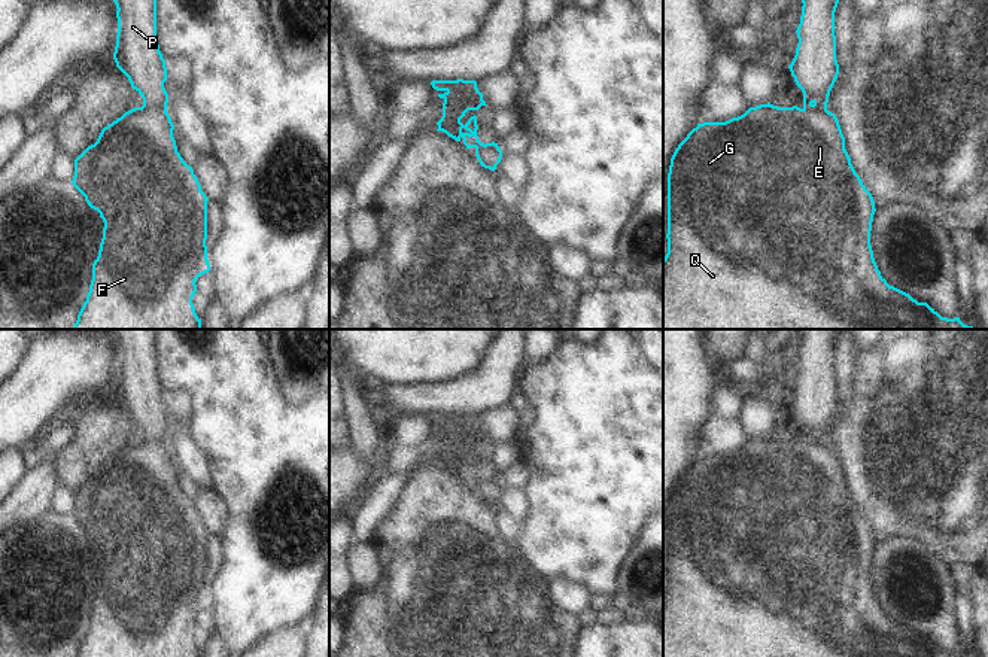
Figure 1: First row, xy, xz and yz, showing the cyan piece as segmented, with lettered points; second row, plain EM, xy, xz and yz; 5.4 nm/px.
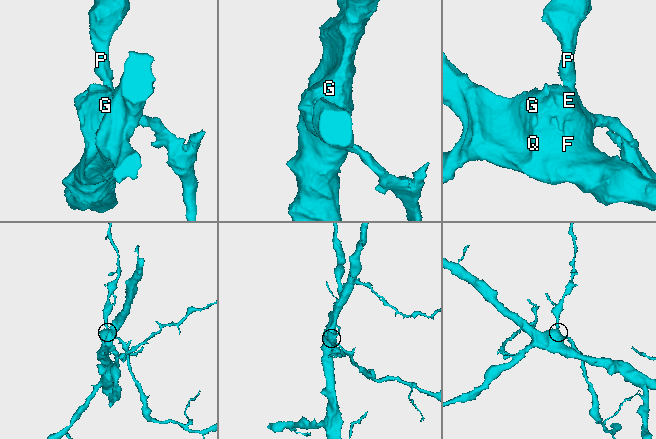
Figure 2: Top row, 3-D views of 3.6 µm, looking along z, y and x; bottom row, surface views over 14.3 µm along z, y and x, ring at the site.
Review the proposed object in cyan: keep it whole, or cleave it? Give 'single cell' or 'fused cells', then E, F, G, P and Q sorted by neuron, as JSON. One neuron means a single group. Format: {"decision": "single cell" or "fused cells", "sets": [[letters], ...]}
{"decision": "single cell", "sets": [["E", "F", "G", "P", "Q"]]}

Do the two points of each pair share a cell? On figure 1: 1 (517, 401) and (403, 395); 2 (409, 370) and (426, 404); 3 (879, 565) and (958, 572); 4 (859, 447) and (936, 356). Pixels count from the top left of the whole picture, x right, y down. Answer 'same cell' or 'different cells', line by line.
1: different cells
2: different cells
3: different cells
4: same cell

